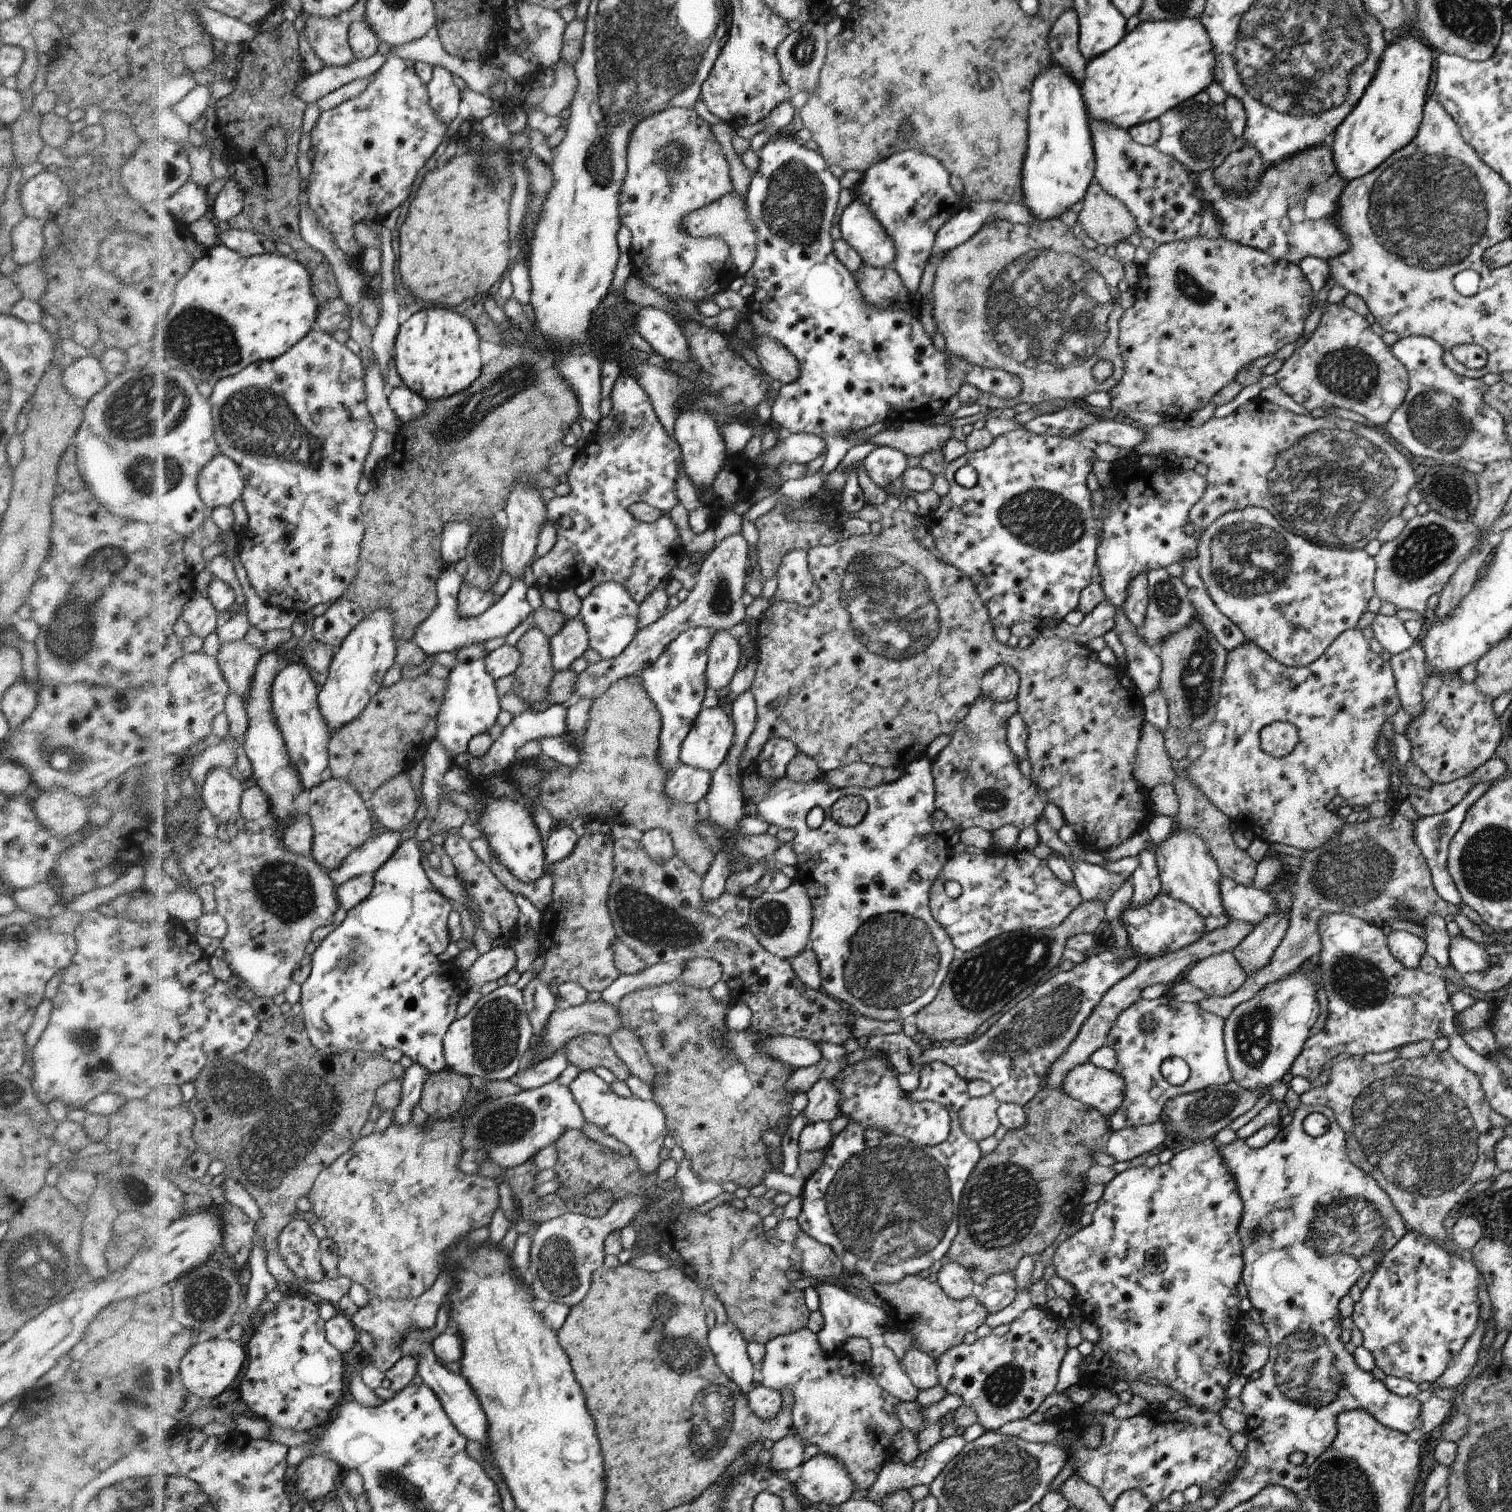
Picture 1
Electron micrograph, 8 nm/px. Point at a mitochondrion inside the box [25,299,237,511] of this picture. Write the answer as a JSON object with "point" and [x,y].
{"point":[134,409]}

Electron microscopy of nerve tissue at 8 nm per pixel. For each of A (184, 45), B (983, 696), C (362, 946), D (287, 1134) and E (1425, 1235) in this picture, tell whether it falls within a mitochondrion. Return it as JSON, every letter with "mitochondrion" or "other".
{"A":"other","B":"other","C":"mitochondrion","D":"mitochondrion","E":"other"}

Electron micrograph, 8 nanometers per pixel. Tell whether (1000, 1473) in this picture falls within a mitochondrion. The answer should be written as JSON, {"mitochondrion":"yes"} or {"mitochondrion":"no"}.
{"mitochondrion":"yes"}

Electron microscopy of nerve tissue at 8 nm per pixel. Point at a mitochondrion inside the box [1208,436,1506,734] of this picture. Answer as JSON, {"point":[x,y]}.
{"point":[1428,545]}

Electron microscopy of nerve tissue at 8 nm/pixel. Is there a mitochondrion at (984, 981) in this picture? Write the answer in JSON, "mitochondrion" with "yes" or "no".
{"mitochondrion":"yes"}

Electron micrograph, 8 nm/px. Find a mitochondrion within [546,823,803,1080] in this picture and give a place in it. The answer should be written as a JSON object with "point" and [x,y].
{"point":[651,922]}

